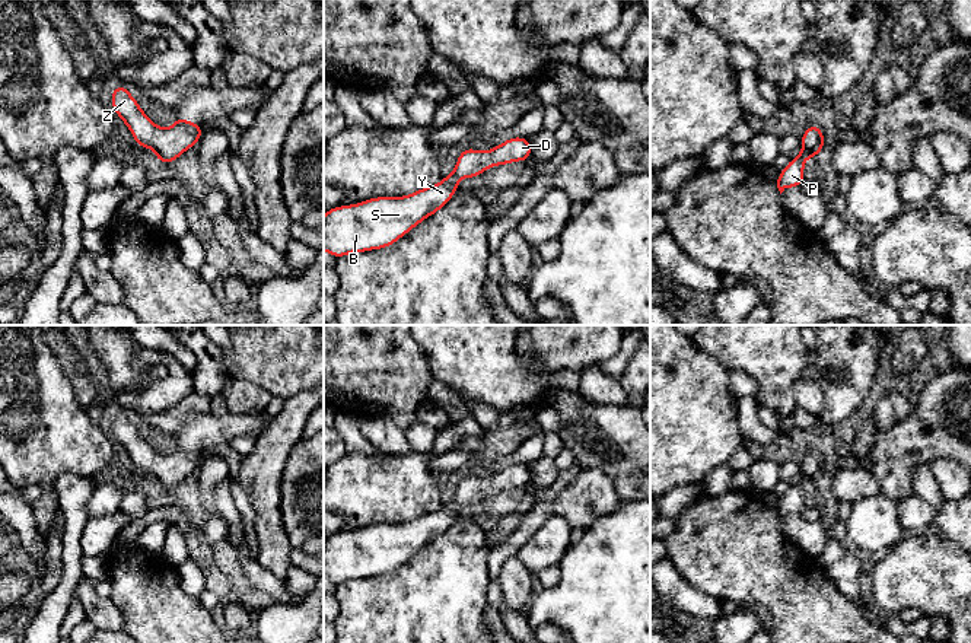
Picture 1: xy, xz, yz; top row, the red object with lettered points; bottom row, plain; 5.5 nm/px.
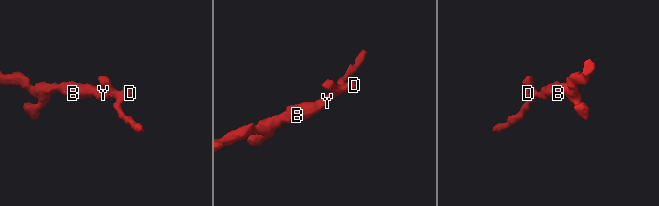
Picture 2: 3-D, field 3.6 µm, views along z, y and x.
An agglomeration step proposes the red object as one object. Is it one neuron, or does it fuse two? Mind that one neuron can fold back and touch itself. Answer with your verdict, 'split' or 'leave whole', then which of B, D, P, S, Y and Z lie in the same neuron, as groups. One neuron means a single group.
leave whole; groups B D P S Y Z

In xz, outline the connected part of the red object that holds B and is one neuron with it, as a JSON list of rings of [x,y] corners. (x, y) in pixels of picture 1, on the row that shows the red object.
[[[512,137],[491,150],[467,147],[451,175],[432,187],[404,197],[375,197],[338,206],[324,216],[324,251],[335,258],[394,245],[429,216],[437,213],[458,191],[458,181],[480,176],[486,169],[526,162],[532,147],[528,139]]]

